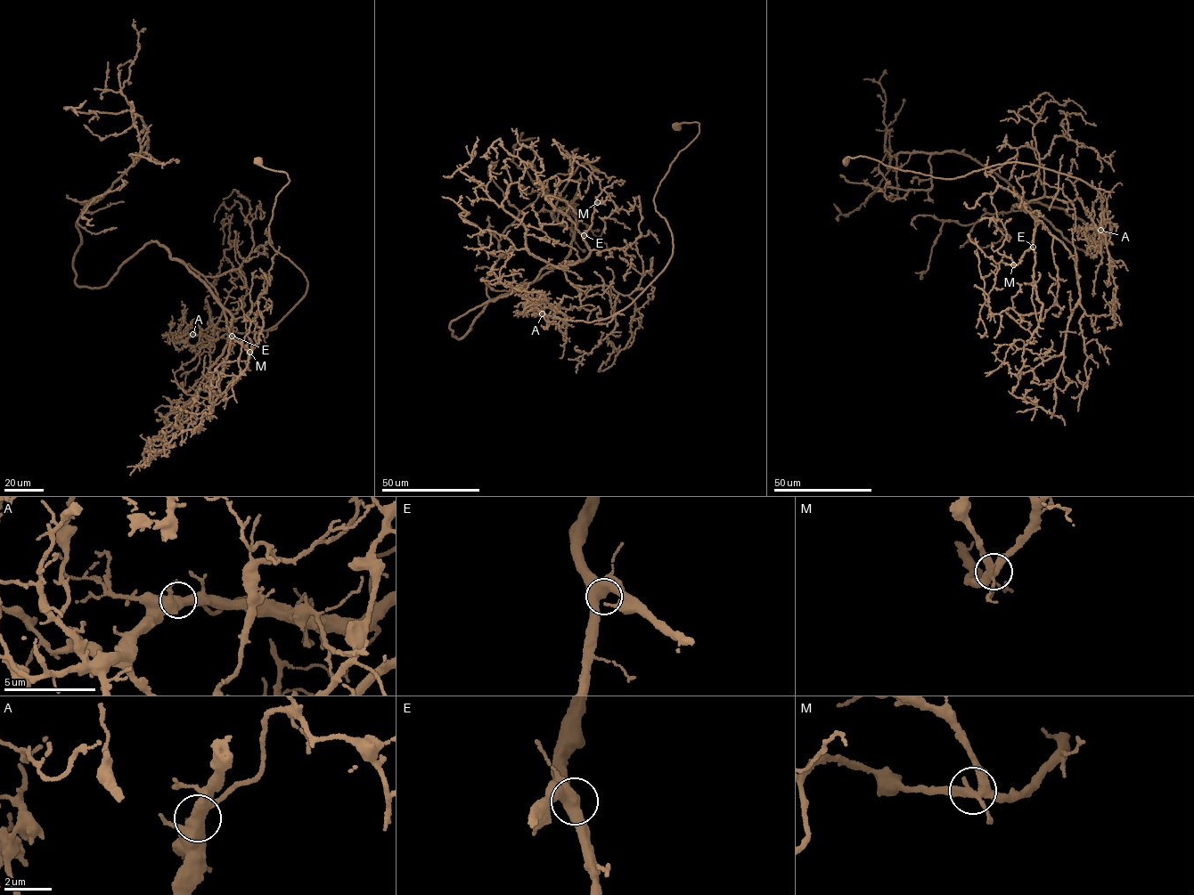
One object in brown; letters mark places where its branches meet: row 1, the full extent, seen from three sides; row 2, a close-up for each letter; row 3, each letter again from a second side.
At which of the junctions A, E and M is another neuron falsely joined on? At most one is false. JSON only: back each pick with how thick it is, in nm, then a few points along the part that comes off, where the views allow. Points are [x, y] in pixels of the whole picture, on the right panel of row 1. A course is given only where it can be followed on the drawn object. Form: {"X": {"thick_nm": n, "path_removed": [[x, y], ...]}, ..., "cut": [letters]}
{"A": {"thick_nm": 480, "path_removed": [[1100, 230], [1099, 191], [1053, 171], [1014, 162], [947, 179], [865, 157], [847, 157], [846, 164], [846, 159]]}, "cut": ["A"]}

